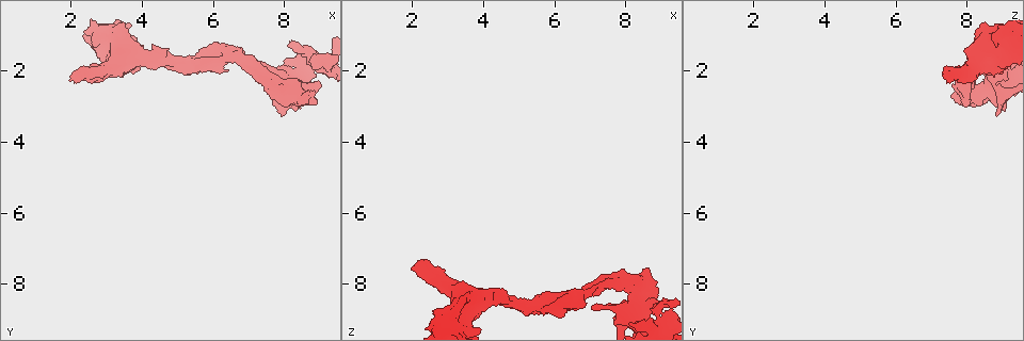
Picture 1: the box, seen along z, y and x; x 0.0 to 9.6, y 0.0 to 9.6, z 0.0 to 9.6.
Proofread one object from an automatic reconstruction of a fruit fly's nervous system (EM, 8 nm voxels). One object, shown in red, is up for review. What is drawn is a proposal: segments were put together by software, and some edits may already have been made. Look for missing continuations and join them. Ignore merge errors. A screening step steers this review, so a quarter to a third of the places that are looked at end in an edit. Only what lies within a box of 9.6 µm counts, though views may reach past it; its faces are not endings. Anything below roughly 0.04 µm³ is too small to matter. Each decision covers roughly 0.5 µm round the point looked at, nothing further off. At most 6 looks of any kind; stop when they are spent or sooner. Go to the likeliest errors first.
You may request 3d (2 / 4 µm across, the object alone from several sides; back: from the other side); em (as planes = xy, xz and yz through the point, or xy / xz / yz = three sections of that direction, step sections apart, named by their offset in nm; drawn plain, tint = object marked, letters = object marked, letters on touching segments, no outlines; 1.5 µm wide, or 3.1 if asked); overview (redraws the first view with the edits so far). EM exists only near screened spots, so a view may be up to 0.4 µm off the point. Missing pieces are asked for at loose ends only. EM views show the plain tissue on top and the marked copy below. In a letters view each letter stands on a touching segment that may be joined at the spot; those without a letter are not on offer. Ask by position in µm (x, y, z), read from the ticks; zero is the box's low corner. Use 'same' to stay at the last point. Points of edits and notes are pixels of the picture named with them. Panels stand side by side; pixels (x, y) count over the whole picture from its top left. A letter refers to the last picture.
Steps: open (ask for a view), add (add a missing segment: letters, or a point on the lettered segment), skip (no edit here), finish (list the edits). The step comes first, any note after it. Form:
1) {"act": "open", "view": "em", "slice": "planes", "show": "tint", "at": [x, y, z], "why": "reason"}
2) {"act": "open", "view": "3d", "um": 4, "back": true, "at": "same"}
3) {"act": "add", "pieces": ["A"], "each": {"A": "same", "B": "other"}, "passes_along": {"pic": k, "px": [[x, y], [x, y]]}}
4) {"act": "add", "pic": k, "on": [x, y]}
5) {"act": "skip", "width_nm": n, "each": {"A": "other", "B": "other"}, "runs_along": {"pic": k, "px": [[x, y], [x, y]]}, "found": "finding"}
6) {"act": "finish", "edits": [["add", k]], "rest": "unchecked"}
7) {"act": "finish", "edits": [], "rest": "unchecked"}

{"act": "open", "view": "3d", "um": 4, "at": [6.30, 1.25, 8.65], "why": "thick end"}

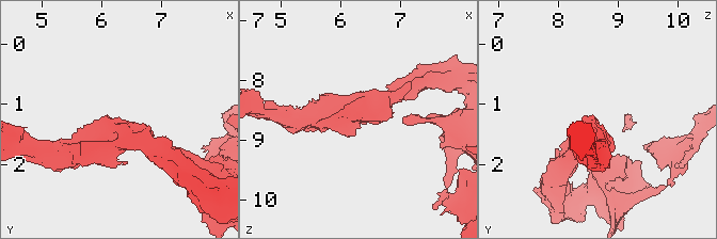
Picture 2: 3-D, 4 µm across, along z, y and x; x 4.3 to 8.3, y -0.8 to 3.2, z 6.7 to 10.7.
{"act": "open", "view": "em", "slice": "planes", "show": "letters", "at": [6.30, 1.25, 8.65], "why": "shape alone is not enough"}

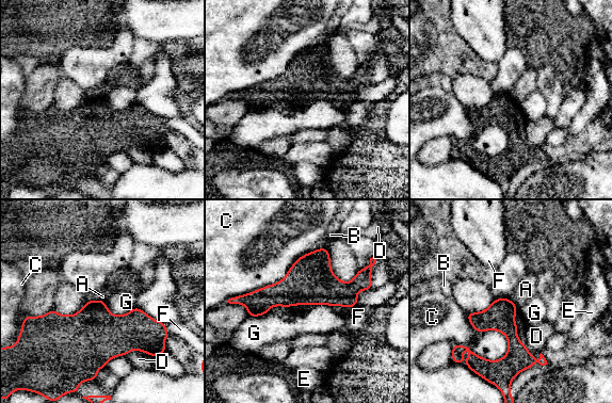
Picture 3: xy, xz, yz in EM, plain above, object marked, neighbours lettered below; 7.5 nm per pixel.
{"act": "skip", "each": {"A": "other", "B": "other", "C": "other", "D": "other", "E": "other", "F": "other", "G": "other"}, "runs_along": {"pic": 3, "px": [[367, 286], [245, 297]]}, "found": "none of them fits"}

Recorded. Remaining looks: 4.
{"act": "open", "view": "em", "slice": "xz", "step": 4, "show": "letters", "at": [3.50, 0.65, 8.35], "why": "thick end"}

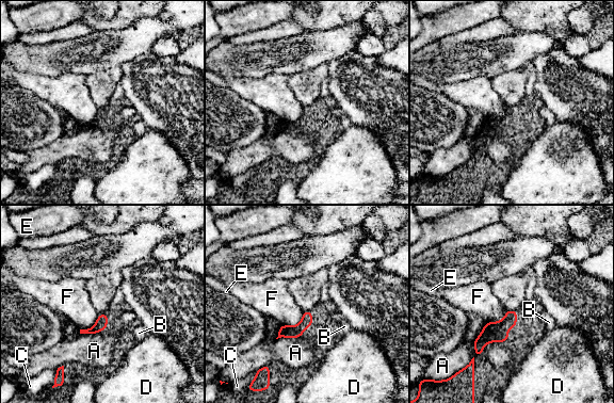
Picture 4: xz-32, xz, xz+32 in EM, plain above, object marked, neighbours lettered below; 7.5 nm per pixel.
{"act": "open", "view": "em", "slice": "planes", "show": "letters", "at": "same"}

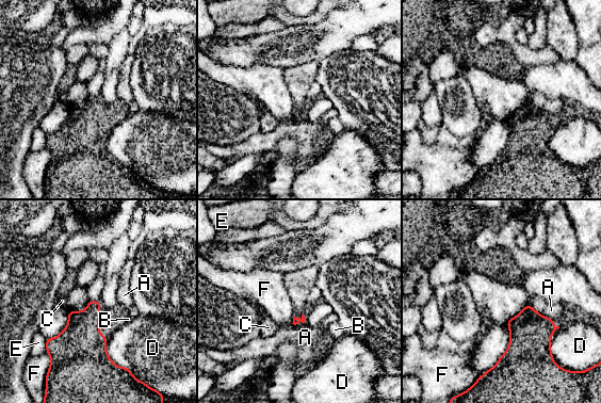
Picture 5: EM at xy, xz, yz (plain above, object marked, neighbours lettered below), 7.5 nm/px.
{"act": "skip", "each": {"A": "other", "B": "other", "C": "other", "D": "other", "E": "other", "F": "other"}, "border": {"pic": 5, "px": [[88, 300], [83, 310], [68, 311]]}, "found": "no lettered segment goes on from it"}

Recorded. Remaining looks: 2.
{"act": "finish", "edits": [], "rest": "unchecked"}

